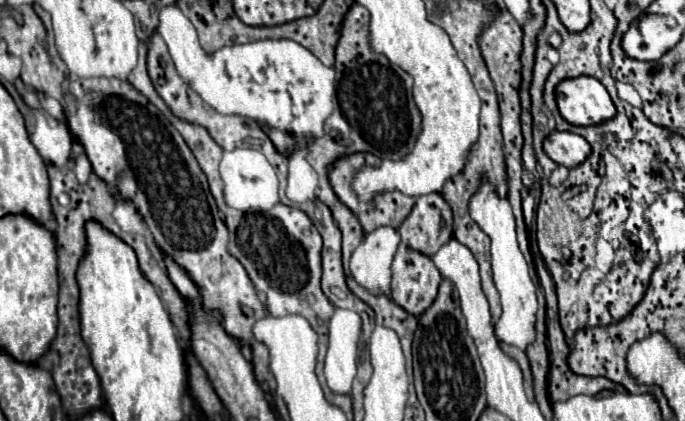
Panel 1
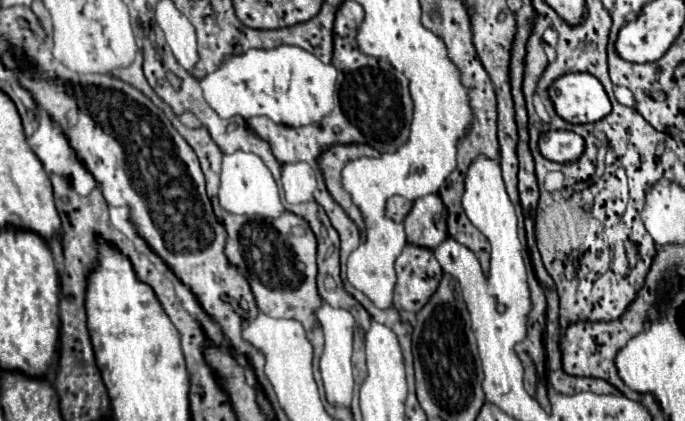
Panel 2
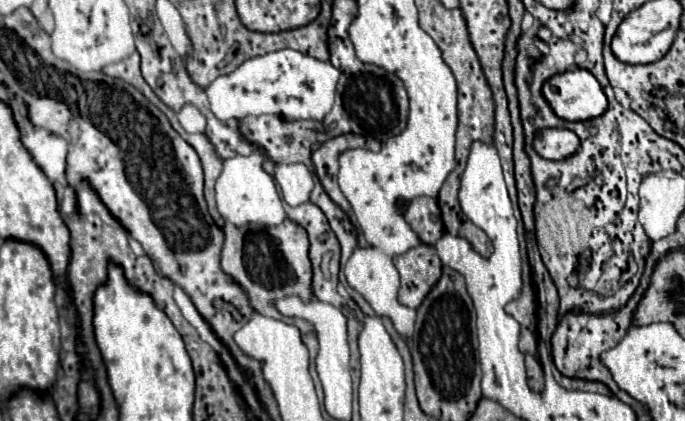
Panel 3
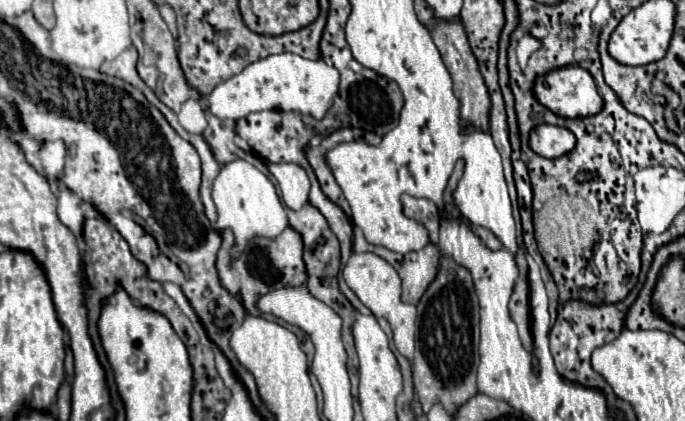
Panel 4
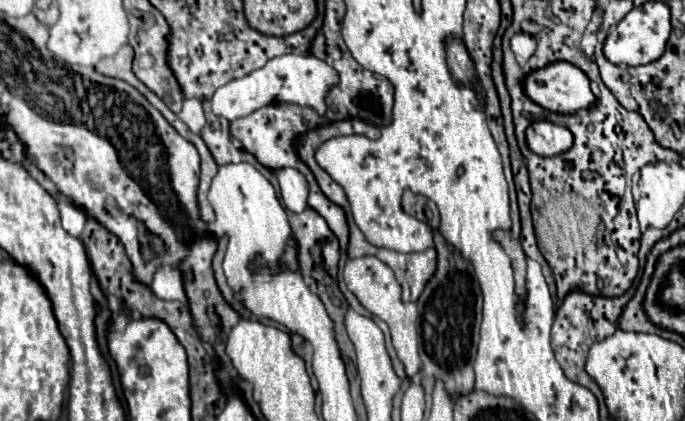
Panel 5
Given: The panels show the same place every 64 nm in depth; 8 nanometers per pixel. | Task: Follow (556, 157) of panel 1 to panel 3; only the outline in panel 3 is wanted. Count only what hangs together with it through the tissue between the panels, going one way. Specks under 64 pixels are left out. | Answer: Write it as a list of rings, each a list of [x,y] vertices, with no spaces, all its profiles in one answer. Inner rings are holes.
[[[544,128],[534,136],[534,150],[548,160],[562,160],[576,152],[580,146],[578,136],[566,128]]]

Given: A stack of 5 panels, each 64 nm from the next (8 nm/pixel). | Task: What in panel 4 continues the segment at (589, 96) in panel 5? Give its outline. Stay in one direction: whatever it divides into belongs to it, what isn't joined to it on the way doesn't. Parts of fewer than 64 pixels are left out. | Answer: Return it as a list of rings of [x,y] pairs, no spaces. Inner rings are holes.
[[[562,66],[556,70],[550,70],[548,74],[542,74],[534,80],[534,96],[536,100],[552,110],[558,116],[564,118],[578,118],[578,116],[590,116],[596,114],[602,108],[602,98],[596,92],[594,78],[580,66]]]

